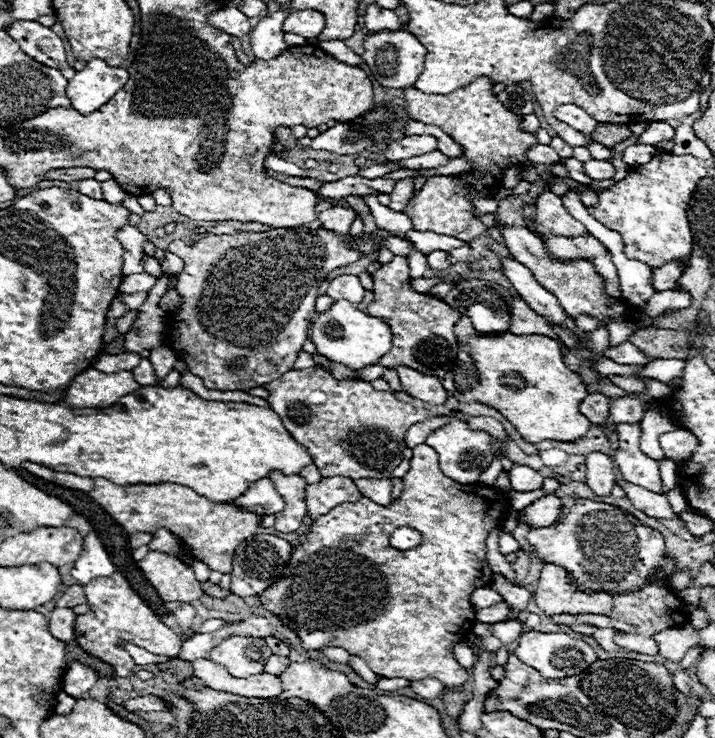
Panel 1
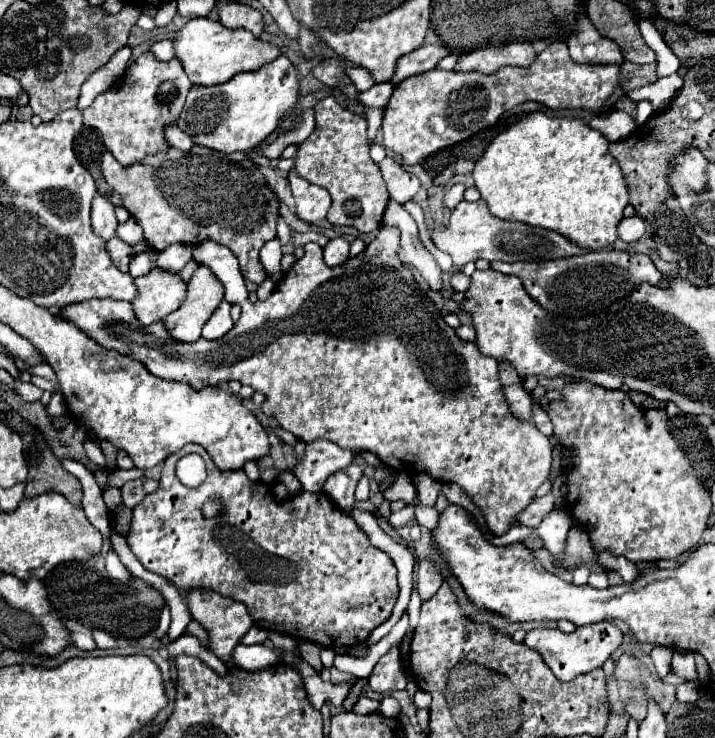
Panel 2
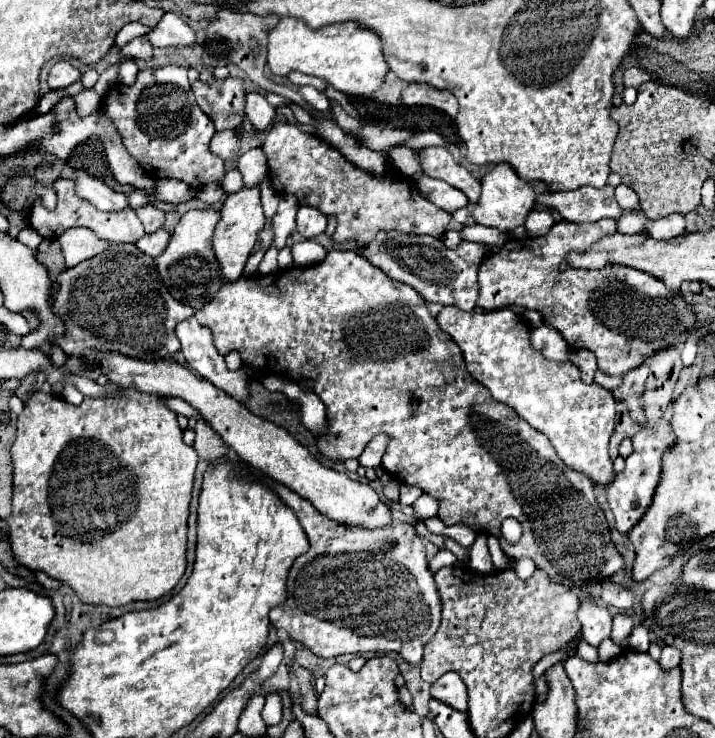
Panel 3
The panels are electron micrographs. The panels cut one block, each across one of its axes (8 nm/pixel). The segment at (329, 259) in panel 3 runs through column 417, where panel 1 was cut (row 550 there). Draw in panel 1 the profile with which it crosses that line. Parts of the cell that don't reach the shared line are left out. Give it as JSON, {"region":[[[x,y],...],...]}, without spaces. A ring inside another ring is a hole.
{"region":[[[426,444],[416,446],[410,470],[402,480],[402,496],[392,500],[390,506],[378,506],[362,496],[358,502],[342,502],[328,514],[310,522],[306,534],[298,538],[296,546],[292,546],[292,556],[282,578],[258,596],[258,604],[294,630],[302,648],[324,650],[326,646],[338,646],[352,656],[362,658],[378,676],[406,680],[436,678],[444,688],[456,690],[468,680],[468,672],[454,660],[452,644],[464,640],[476,622],[470,594],[474,588],[488,586],[492,580],[492,570],[486,562],[486,536],[506,514],[508,498],[496,488],[484,484],[464,486],[446,478],[438,468],[436,450]],[[398,526],[418,530],[422,534],[422,544],[404,552],[392,548],[388,540]]]}

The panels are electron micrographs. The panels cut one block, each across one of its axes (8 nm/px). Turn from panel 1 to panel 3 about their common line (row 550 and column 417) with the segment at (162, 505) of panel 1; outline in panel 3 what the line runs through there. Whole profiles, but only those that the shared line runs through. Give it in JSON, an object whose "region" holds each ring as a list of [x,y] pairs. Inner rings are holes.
{"region":[[[276,122],[270,128],[262,150],[268,158],[272,188],[278,194],[294,194],[302,206],[314,206],[326,216],[336,216],[338,228],[334,240],[340,244],[350,240],[368,244],[378,230],[400,230],[440,238],[452,218],[448,212],[442,212],[438,206],[424,200],[418,190],[412,190],[408,180],[396,174],[376,178],[358,170],[328,142],[300,131],[296,125]]]}

